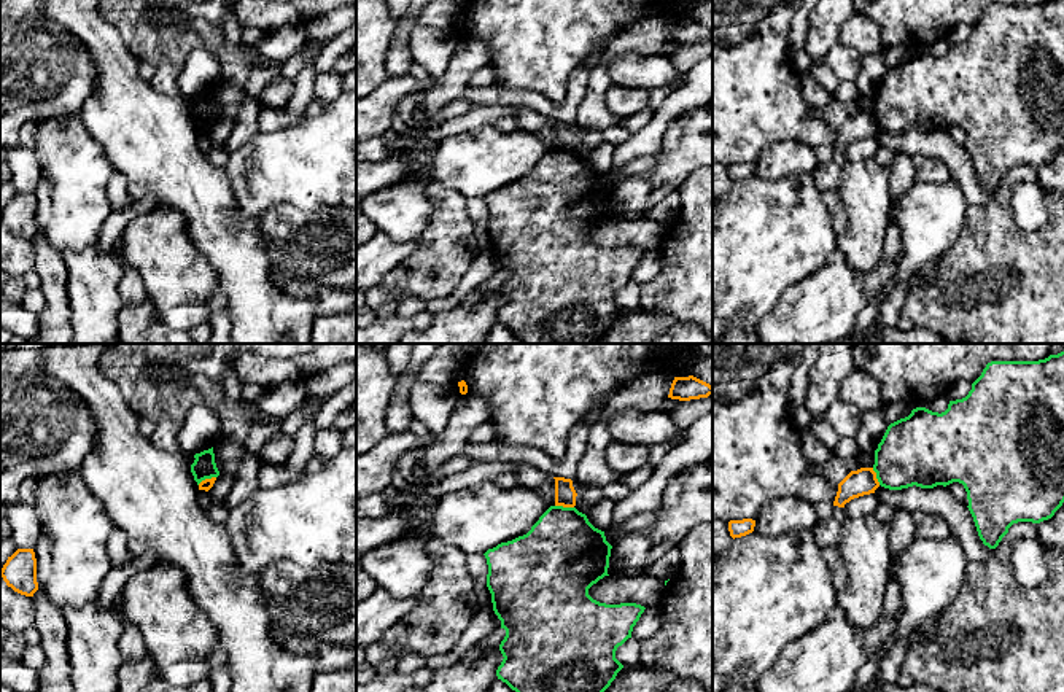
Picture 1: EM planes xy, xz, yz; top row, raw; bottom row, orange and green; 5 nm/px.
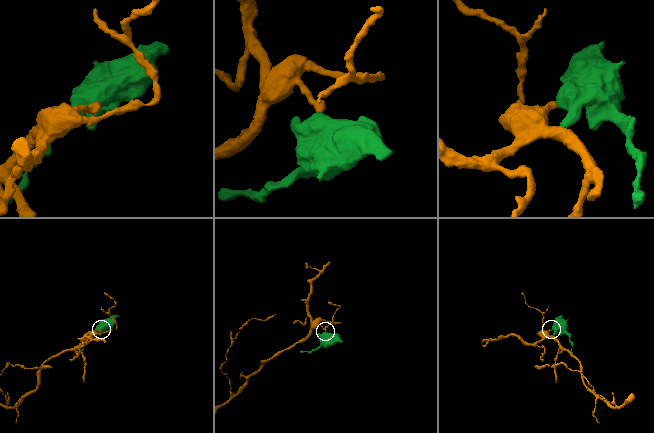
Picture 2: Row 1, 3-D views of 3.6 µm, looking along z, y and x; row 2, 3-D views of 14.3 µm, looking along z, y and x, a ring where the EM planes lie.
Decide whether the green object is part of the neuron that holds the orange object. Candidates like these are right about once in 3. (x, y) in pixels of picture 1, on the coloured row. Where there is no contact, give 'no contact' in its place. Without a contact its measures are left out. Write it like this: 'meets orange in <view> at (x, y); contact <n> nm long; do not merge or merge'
meets orange in xz at (565, 506); contact 100 nm long; do not merge

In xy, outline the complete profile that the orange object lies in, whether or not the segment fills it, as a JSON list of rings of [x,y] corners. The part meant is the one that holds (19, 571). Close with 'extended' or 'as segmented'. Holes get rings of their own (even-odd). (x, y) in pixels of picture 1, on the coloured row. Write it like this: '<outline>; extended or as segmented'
[[[17,549],[0,570],[0,576],[14,592],[33,597],[38,590],[33,549]]]; as segmented

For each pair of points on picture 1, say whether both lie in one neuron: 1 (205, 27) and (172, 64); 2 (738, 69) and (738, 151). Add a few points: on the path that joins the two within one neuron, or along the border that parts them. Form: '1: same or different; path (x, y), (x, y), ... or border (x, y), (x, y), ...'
1: different; border (163, 26), (186, 26), (201, 38), (202, 46)
2: same; path (738, 89), (738, 131)

